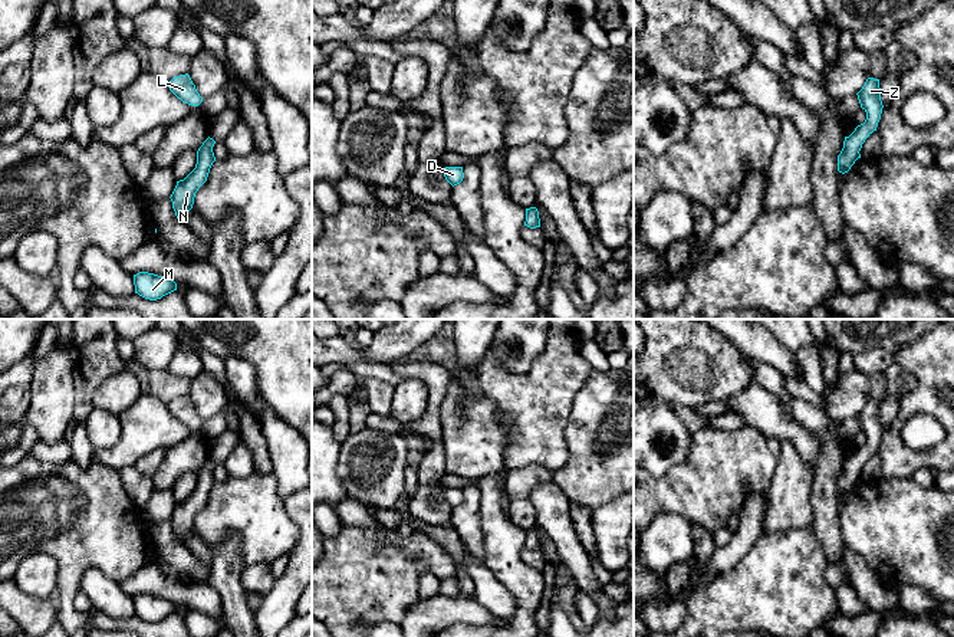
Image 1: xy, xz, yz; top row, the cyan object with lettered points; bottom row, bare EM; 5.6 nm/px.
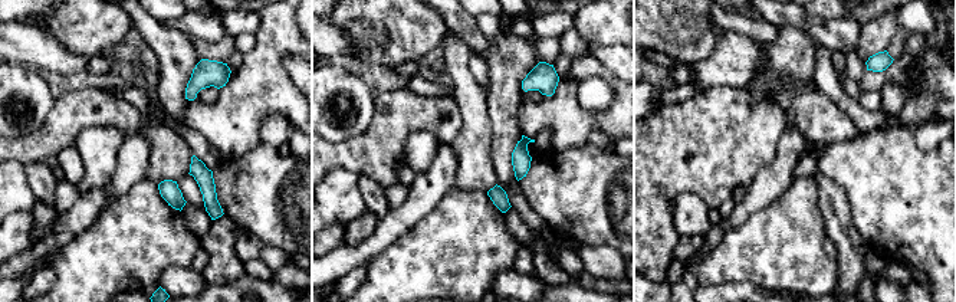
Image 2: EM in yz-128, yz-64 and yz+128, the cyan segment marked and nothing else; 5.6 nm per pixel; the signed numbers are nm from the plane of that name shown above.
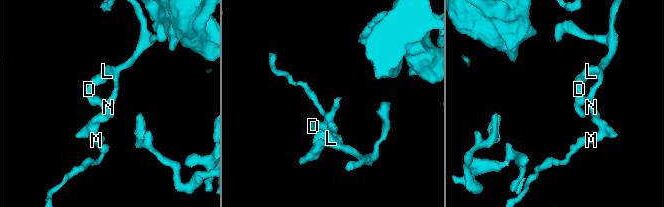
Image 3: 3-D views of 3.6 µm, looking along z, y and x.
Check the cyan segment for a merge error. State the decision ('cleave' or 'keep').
keep

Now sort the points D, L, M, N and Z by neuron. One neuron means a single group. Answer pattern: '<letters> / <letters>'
D L M N Z

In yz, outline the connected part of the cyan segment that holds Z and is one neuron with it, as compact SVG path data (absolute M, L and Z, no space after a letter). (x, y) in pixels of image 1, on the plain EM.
M868 400L862 411L856 416L861 430L866 434L863 446L858 447L855 453L845 459L843 470L838 477L838 493L845 496L851 492L858 480L861 480L861 470L865 462L876 453L882 436L879 401Z

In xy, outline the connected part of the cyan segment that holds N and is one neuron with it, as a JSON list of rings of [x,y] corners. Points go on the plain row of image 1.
[[[207,460],[197,473],[195,490],[184,500],[177,503],[171,516],[172,531],[177,541],[185,544],[187,535],[193,531],[194,519],[198,510],[207,503],[210,490],[216,483],[213,469],[216,463]]]

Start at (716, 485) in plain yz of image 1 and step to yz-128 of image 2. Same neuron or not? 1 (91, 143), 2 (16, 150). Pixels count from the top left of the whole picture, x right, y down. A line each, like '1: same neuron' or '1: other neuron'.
1: other neuron
2: same neuron

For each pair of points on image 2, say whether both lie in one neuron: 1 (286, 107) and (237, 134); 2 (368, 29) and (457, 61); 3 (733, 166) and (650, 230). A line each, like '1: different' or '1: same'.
1: same
2: different
3: same

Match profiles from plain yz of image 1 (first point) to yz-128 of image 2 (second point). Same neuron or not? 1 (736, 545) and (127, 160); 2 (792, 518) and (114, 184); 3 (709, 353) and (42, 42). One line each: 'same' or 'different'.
1: same
2: different
3: different

